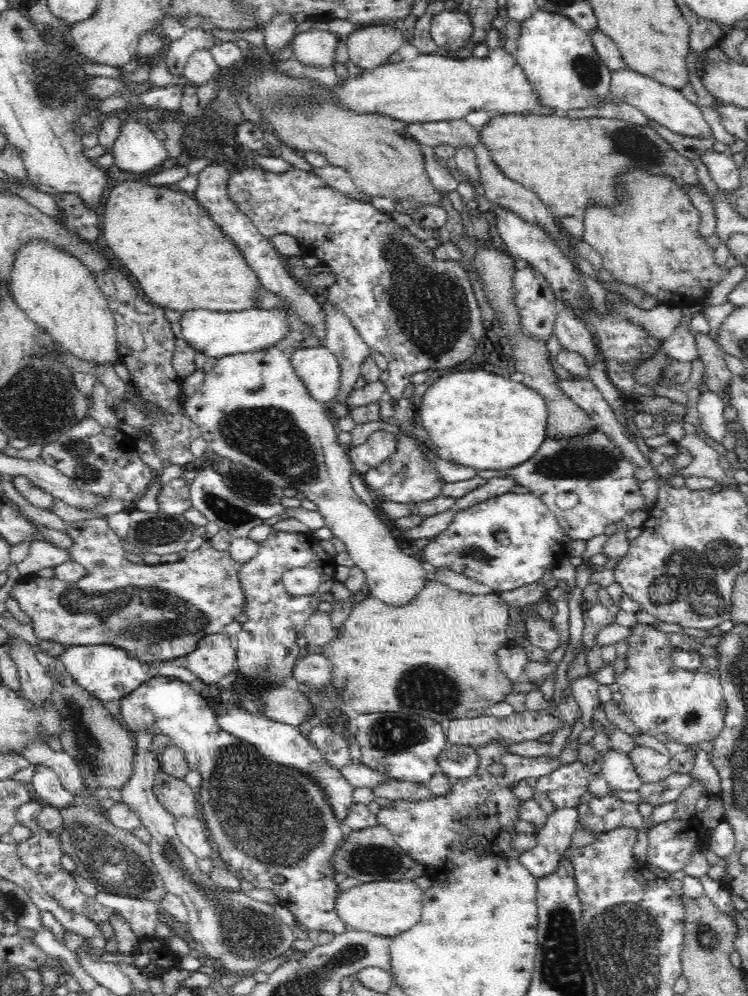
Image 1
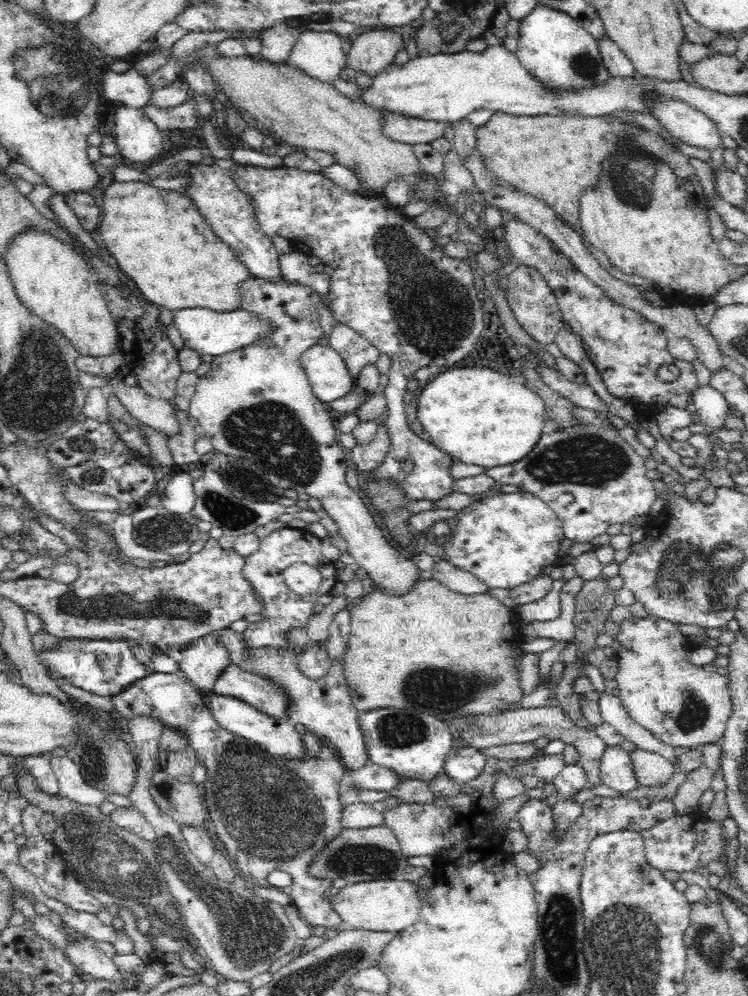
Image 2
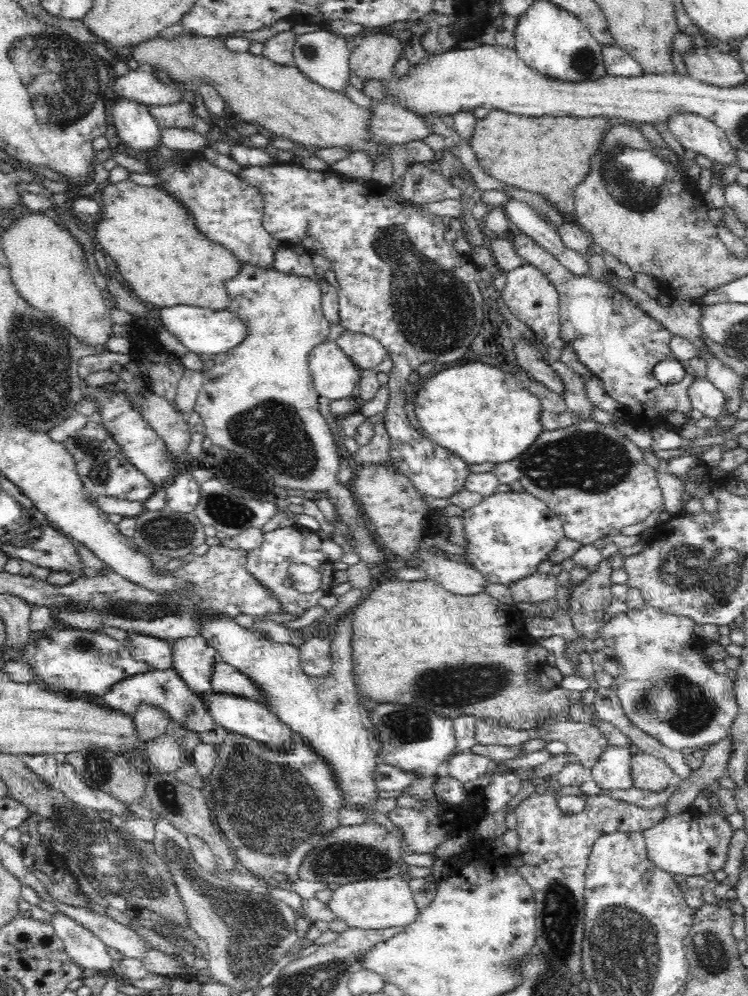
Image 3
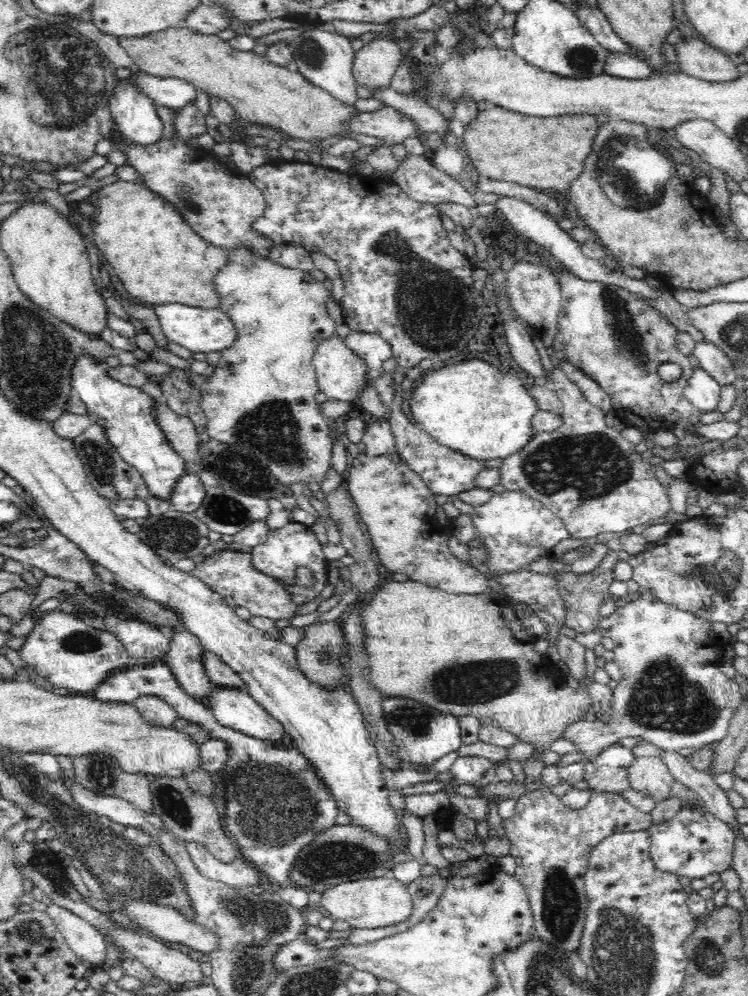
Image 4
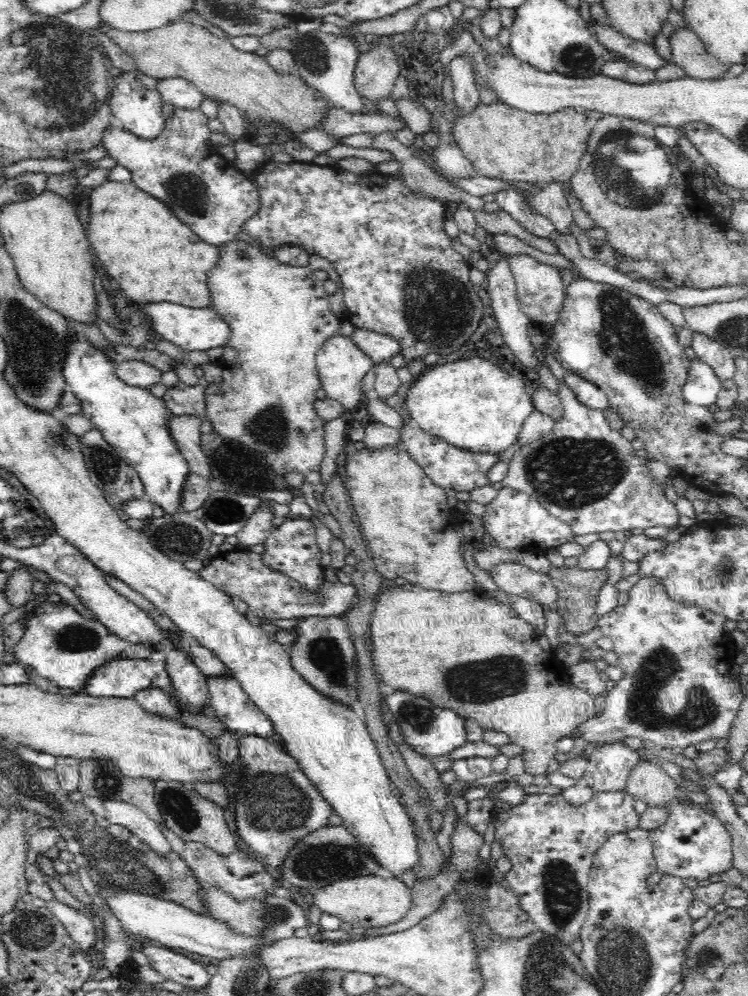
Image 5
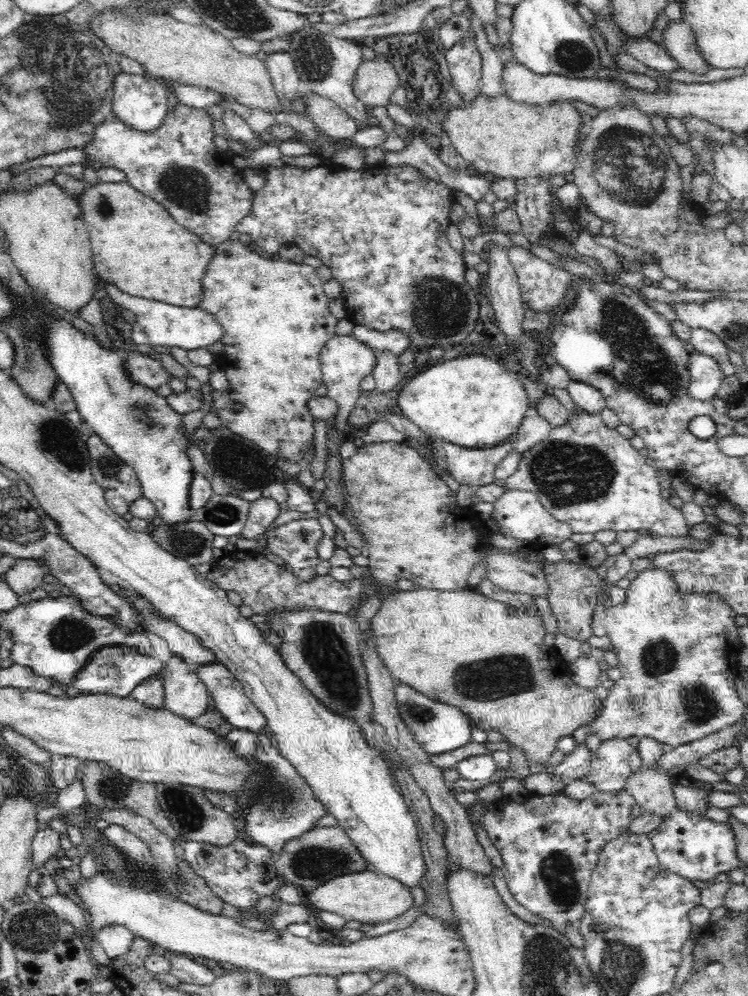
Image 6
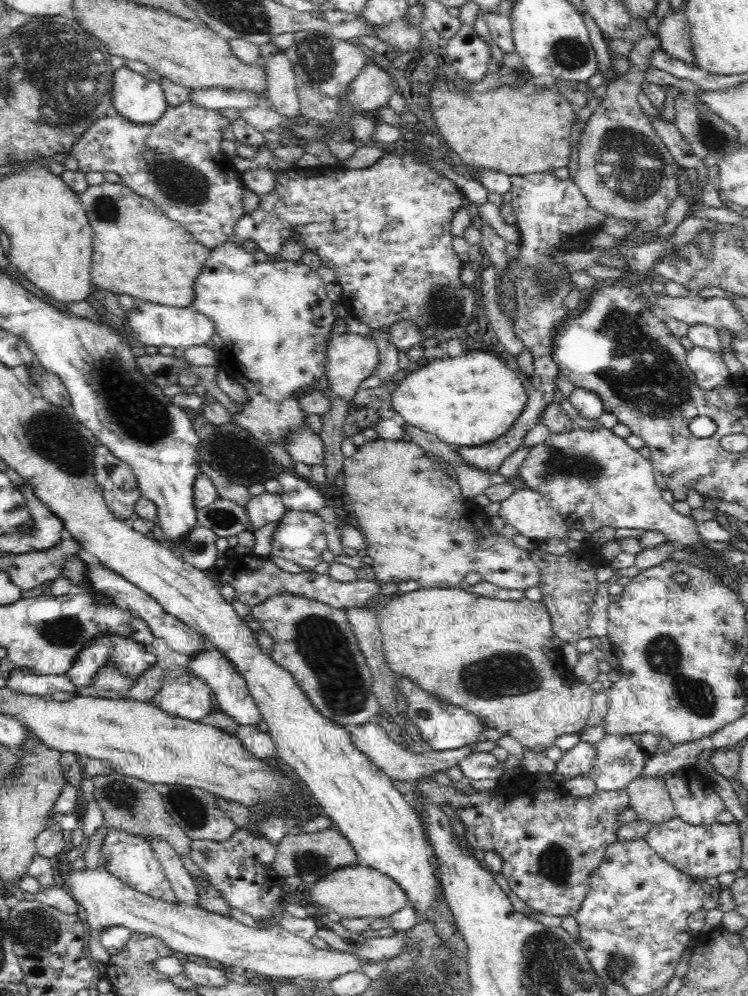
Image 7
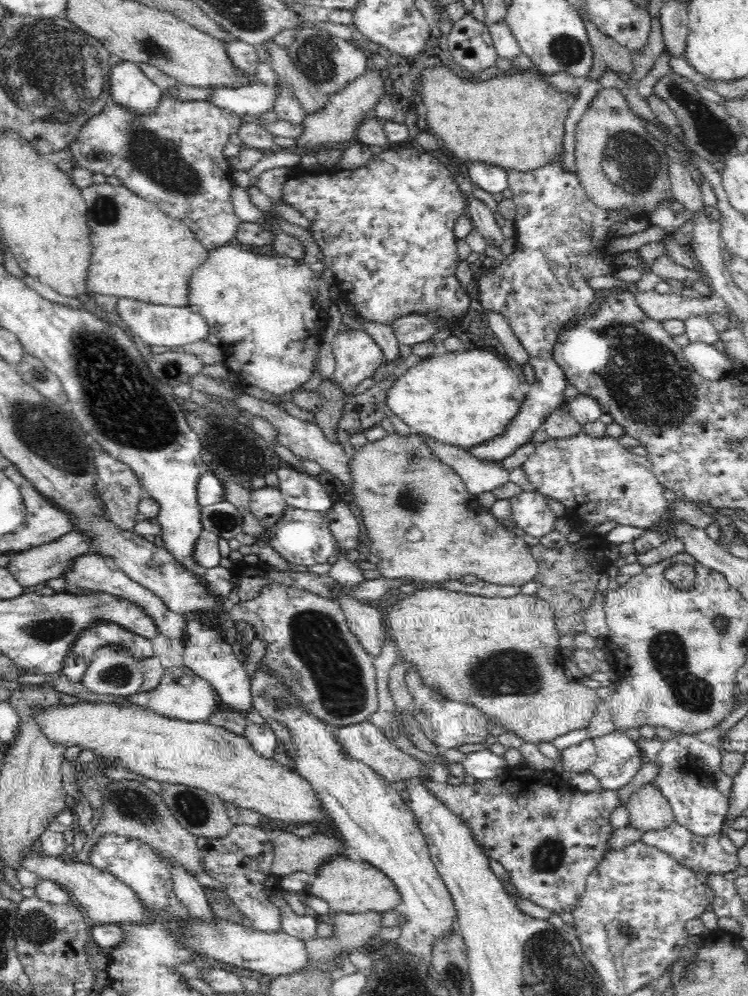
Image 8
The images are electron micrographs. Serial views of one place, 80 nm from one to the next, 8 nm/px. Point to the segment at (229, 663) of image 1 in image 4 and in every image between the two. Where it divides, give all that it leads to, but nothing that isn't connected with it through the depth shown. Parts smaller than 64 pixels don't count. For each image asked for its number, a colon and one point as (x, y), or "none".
2: (203, 660)
3: (193, 660)
4: (183, 658)

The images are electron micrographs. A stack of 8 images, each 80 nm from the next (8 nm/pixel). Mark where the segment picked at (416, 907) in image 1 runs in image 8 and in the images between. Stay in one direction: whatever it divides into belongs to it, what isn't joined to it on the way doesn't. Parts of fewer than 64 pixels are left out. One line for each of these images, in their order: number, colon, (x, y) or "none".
2: (381, 905)
3: (375, 904)
4: (370, 903)
5: (374, 902)
6: (370, 898)
7: (358, 891)
8: (349, 885)

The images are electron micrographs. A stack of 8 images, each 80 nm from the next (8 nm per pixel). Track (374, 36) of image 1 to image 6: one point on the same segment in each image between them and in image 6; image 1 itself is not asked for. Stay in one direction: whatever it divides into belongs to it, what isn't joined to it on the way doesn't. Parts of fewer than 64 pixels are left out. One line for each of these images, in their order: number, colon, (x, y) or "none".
2: (372, 50)
3: (373, 59)
4: (374, 64)
5: (376, 71)
6: (375, 81)

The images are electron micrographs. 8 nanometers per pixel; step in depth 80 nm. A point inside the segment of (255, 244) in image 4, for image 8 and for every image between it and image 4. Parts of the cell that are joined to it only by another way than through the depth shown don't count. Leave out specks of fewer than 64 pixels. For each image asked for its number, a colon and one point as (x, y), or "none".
5: (180, 167)
6: (177, 165)
7: (177, 162)
8: (174, 156)

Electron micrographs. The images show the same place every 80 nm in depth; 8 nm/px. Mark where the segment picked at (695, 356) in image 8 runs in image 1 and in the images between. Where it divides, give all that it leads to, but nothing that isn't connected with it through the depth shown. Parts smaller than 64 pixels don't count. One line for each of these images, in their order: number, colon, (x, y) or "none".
1: (714, 414)
2: (712, 408)
3: (704, 396)
4: (702, 391)
5: (702, 387)
6: (706, 376)
7: (709, 368)

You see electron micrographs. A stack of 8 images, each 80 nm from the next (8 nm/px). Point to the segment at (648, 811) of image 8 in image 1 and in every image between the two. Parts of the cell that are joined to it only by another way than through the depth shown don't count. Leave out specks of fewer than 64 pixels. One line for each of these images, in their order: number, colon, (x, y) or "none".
1: (651, 766)
2: (651, 769)
3: (650, 773)
4: (650, 775)
5: (649, 782)
6: (652, 790)
7: (648, 797)

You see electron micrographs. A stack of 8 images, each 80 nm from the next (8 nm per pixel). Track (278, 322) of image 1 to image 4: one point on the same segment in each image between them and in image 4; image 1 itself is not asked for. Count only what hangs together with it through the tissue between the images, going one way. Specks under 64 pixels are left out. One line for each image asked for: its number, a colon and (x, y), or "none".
2: (208, 332)
3: (202, 331)
4: (197, 329)

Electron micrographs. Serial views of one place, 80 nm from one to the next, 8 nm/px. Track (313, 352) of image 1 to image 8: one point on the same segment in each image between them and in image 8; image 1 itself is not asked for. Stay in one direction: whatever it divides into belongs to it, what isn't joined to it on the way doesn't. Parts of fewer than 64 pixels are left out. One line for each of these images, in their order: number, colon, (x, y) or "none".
2: (326, 370)
3: (334, 375)
4: (341, 375)
5: (342, 366)
6: (345, 361)
7: (351, 358)
8: (358, 355)

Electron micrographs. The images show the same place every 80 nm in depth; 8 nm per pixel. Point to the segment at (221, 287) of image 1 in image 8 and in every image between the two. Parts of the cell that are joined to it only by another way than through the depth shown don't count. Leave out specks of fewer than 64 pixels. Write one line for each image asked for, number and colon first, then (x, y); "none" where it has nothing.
2: (159, 239)
3: (166, 260)
4: (159, 258)
5: (155, 258)
6: (136, 246)
7: (137, 251)
8: (137, 251)

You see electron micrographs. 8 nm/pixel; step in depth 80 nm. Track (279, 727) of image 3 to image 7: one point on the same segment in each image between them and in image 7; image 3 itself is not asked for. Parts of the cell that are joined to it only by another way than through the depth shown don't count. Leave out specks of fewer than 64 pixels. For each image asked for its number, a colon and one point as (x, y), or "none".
4: (234, 708)
5: (233, 707)
6: (230, 699)
7: (212, 666)

